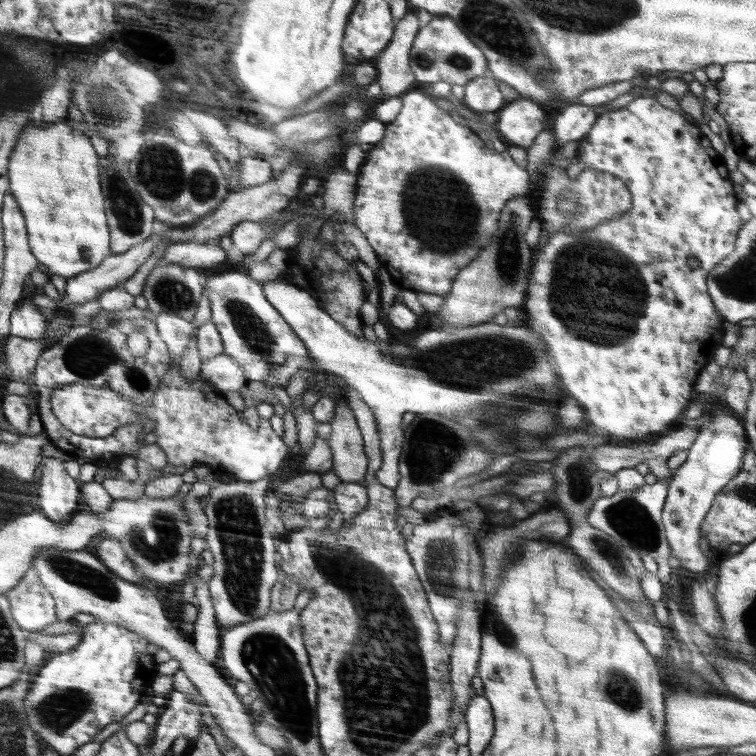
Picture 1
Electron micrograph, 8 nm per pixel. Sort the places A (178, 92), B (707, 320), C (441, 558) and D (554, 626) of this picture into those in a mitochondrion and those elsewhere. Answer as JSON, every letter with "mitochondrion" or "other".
{"A":"other","B":"other","C":"mitochondrion","D":"other"}

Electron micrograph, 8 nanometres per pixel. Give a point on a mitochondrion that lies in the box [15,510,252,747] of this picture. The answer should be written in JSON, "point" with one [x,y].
{"point":[58,712]}

